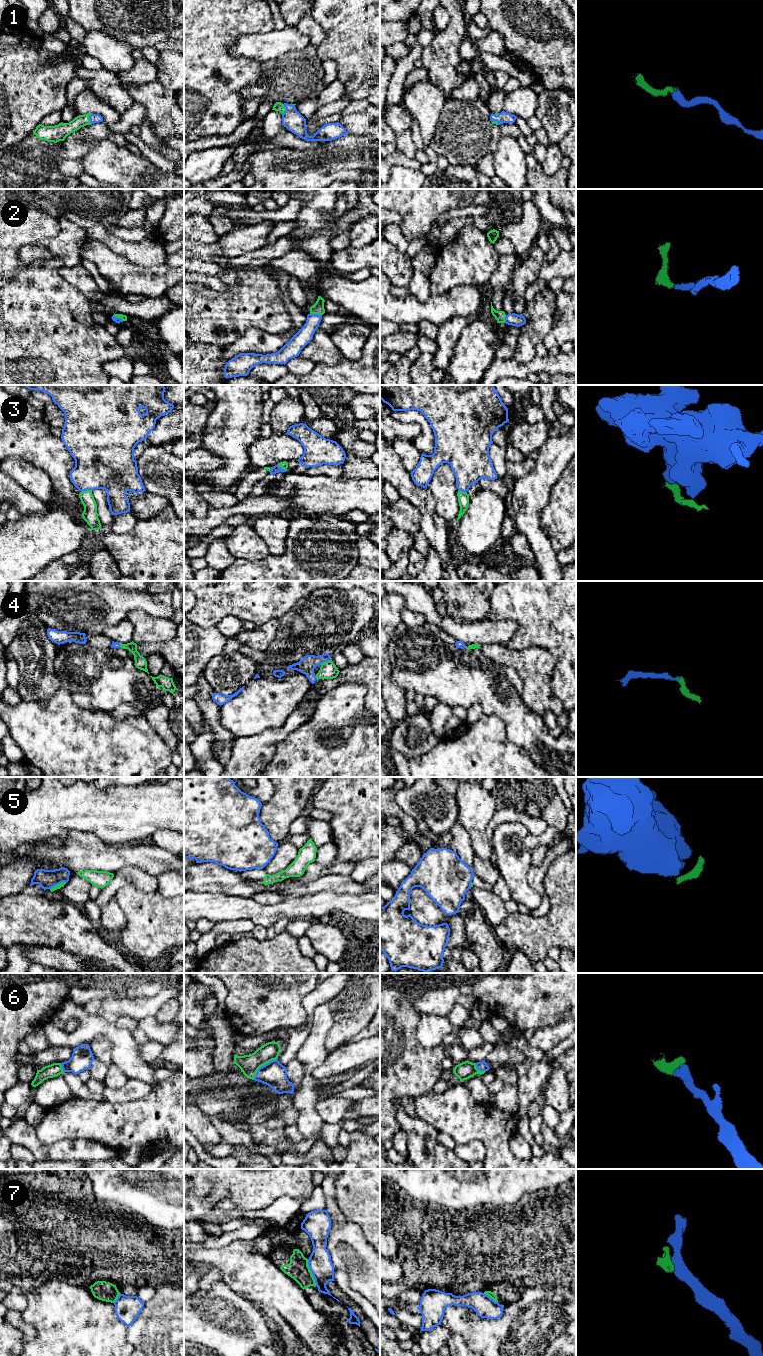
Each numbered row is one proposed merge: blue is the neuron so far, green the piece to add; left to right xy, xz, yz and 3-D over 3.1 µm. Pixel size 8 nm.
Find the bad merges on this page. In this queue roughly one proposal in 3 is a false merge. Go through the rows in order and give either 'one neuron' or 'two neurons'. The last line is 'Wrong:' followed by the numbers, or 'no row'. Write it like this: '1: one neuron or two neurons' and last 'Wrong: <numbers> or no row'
1: one neuron
2: one neuron
3: two neurons
4: one neuron
5: two neurons
6: one neuron
7: two neurons
Wrong: 3, 5, 7

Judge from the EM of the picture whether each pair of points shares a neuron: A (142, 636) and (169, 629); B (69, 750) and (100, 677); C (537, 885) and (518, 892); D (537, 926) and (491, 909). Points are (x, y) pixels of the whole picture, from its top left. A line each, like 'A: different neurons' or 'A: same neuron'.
A: same neuron
B: different neurons
C: different neurons
D: different neurons

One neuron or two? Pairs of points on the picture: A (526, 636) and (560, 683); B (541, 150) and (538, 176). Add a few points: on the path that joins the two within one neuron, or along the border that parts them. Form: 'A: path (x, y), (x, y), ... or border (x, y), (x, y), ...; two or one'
A: path (542, 636), (561, 655), (561, 667); one
B: border (537, 161), (541, 163); two

